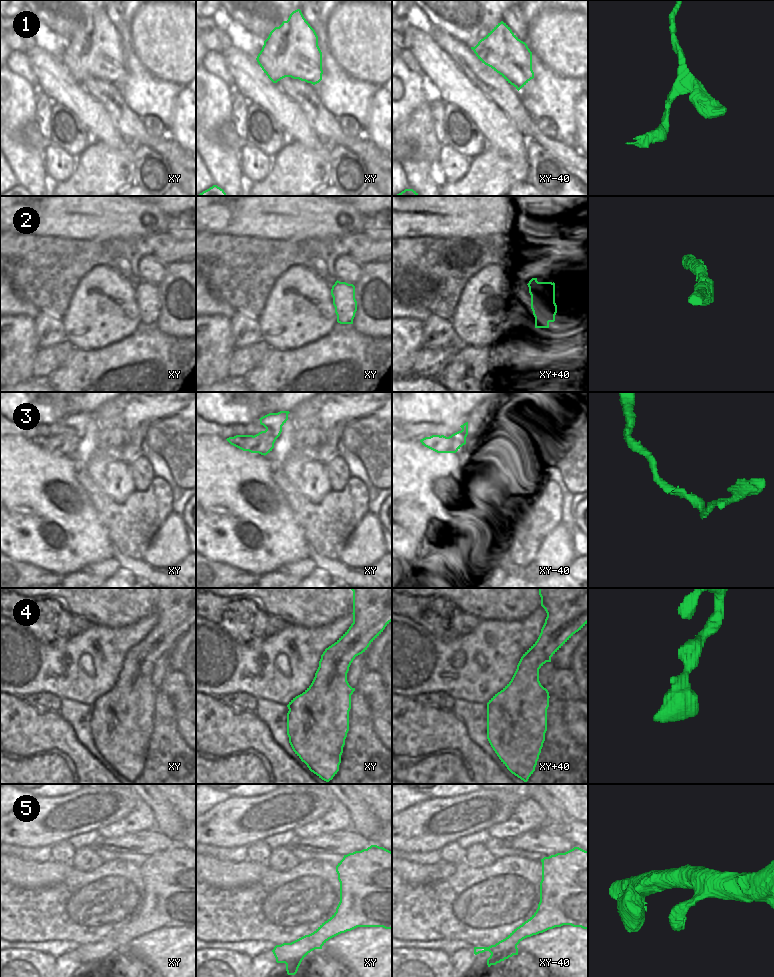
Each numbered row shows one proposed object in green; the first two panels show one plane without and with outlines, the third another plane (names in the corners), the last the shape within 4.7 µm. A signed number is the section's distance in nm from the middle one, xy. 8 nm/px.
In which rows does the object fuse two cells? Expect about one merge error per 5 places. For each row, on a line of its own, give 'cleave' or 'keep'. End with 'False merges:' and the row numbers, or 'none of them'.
1: keep
2: keep
3: keep
4: keep
5: keep
False merges: none of them

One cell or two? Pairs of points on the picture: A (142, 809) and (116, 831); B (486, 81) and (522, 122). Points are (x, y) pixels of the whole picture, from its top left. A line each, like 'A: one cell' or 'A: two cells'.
A: one cell
B: one cell

